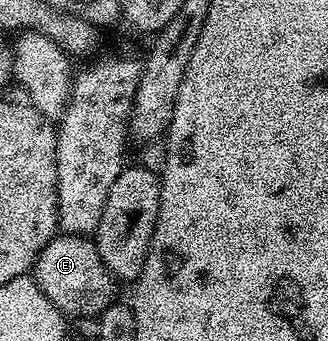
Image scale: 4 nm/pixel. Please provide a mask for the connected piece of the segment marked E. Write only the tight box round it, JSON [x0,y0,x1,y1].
[35,232,118,319]

